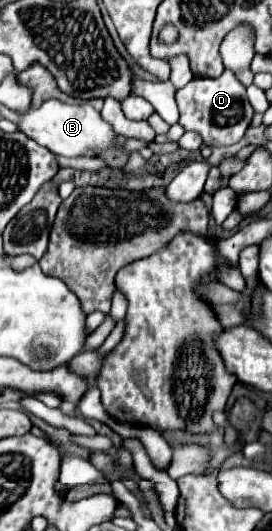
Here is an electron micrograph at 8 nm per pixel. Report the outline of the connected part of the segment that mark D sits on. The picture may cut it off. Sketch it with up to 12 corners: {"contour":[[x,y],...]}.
{"contour":[[228,69],[176,91],[178,123],[208,147],[238,143],[254,115]]}

